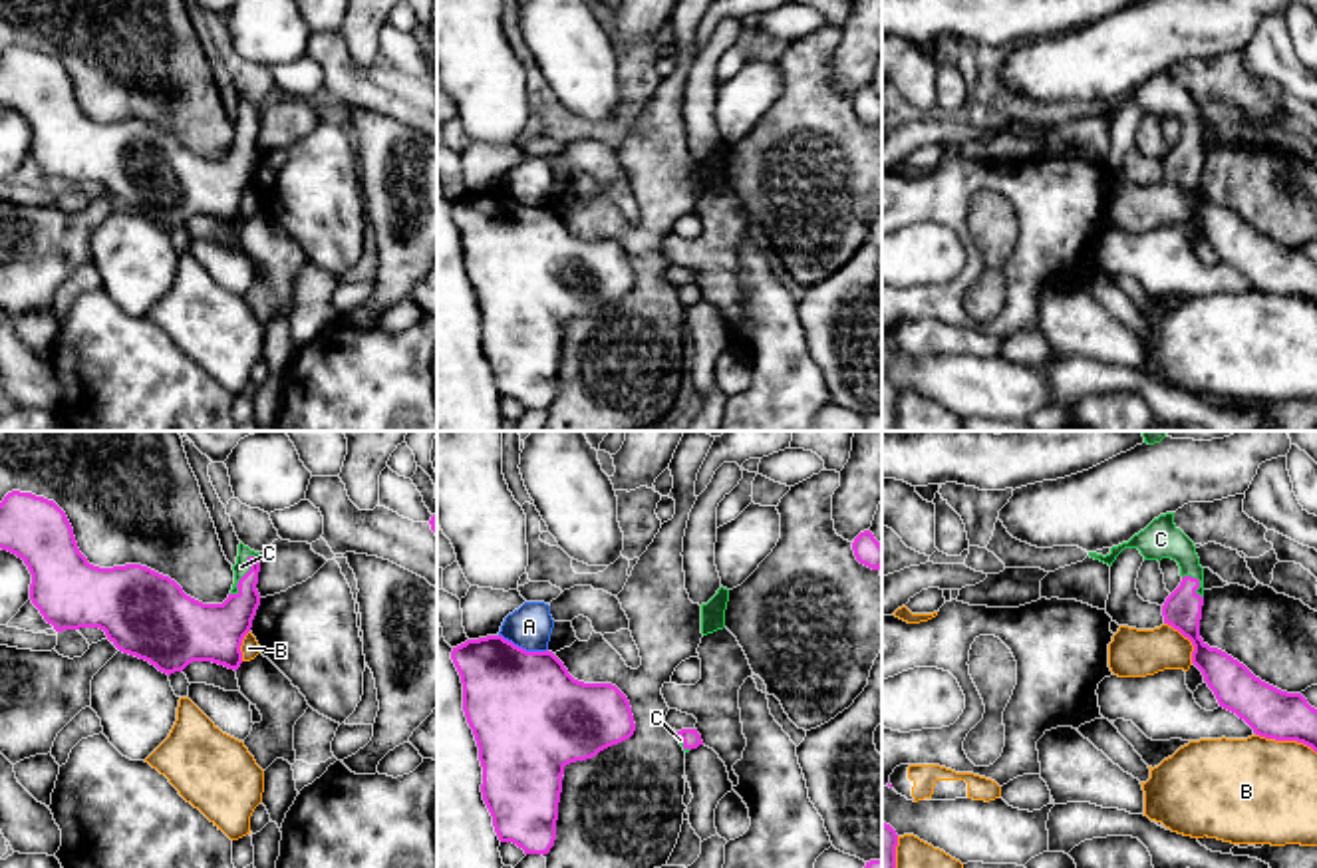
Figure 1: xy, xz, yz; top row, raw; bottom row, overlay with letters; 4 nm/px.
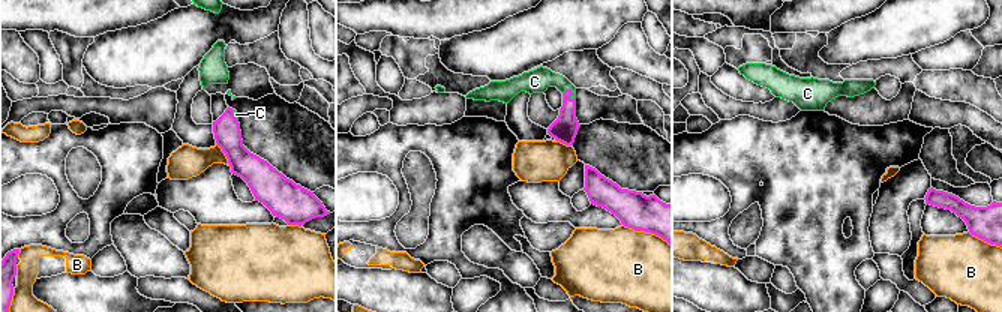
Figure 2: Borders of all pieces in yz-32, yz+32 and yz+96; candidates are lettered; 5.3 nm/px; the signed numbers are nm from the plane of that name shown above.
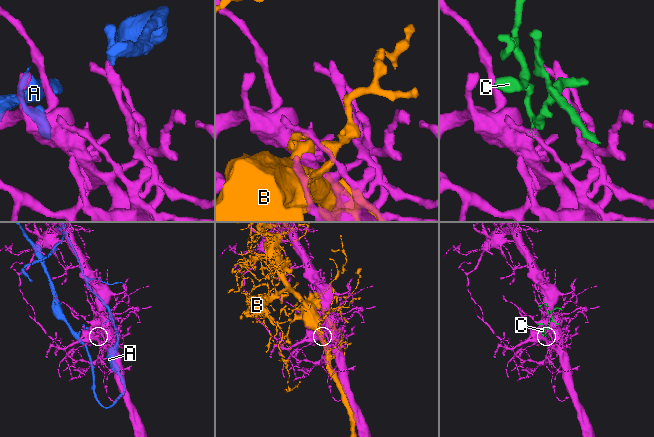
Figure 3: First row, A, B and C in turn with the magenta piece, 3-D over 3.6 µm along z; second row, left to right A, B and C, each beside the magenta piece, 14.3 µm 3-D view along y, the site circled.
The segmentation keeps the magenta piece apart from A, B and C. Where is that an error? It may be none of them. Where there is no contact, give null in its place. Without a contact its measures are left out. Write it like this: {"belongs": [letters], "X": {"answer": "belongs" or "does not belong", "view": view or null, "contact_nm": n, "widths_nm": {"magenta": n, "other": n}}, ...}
{"belongs": ["C"], "A": {"answer": "does not belong", "view": "xz", "contact_nm": 220, "widths_nm": {"magenta": 460, "other": 170}}, "B": {"answer": "does not belong", "view": "yz", "contact_nm": 260, "widths_nm": {"magenta": 200, "other": 440}}, "C": {"answer": "belongs", "view": "xy", "contact_nm": 190, "widths_nm": {"magenta": 200, "other": 60}}}

